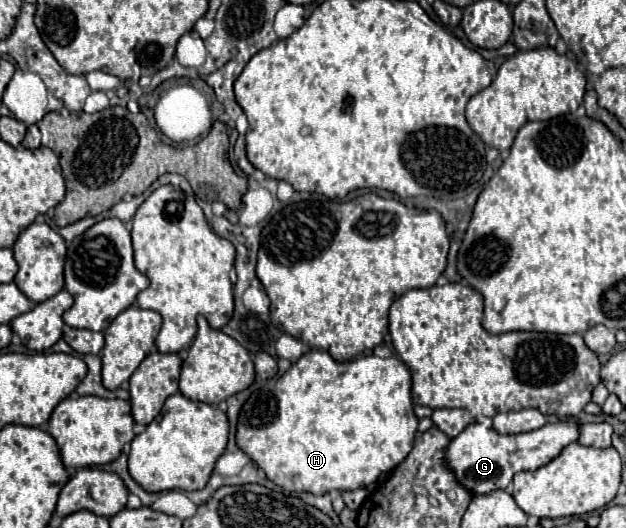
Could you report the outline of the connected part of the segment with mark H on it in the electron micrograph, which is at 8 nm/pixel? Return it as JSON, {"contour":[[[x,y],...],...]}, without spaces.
{"contour":[[[313,349],[305,353],[297,363],[289,367],[285,375],[281,375],[273,387],[259,389],[251,393],[247,403],[243,405],[239,413],[239,427],[237,427],[237,445],[265,471],[267,479],[271,479],[275,485],[287,489],[287,491],[309,491],[313,495],[323,495],[329,493],[331,489],[337,491],[355,491],[361,487],[369,487],[379,479],[379,475],[393,471],[405,457],[409,455],[409,449],[413,449],[413,441],[417,435],[417,425],[419,419],[413,413],[413,401],[411,401],[411,371],[399,357],[389,357],[381,359],[377,355],[367,355],[367,357],[357,357],[351,361],[335,361],[329,353],[321,349]]]}

